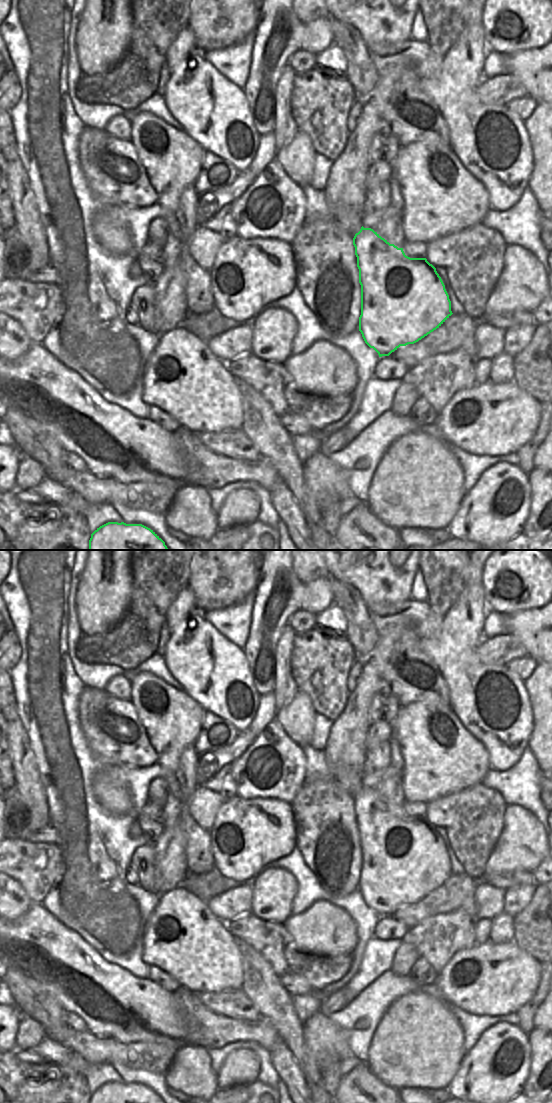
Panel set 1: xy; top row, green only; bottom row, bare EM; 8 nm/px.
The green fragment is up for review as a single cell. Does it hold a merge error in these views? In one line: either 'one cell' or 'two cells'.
two cells

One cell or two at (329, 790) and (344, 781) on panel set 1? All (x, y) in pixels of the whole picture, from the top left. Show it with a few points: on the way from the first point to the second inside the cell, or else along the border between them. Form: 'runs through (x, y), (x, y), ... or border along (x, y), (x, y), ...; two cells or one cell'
border along (314, 781), (333, 781), (351, 795); two cells

